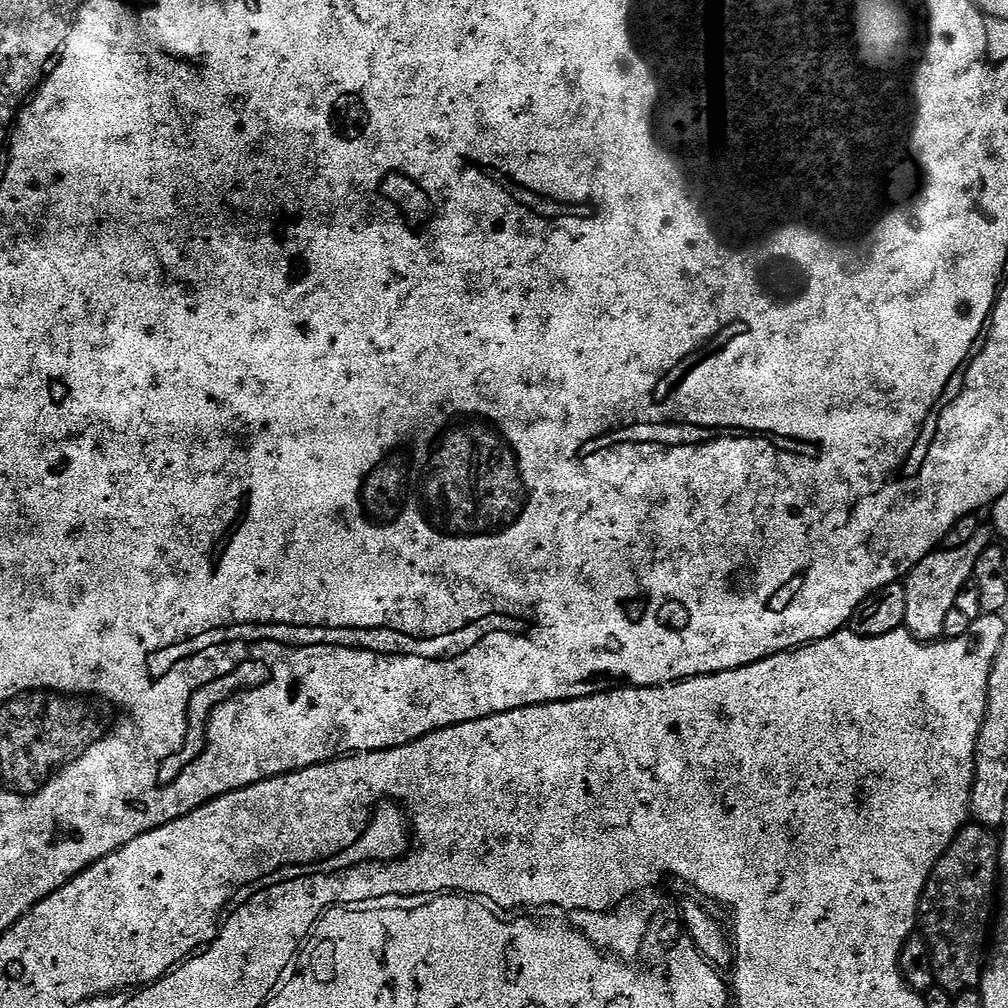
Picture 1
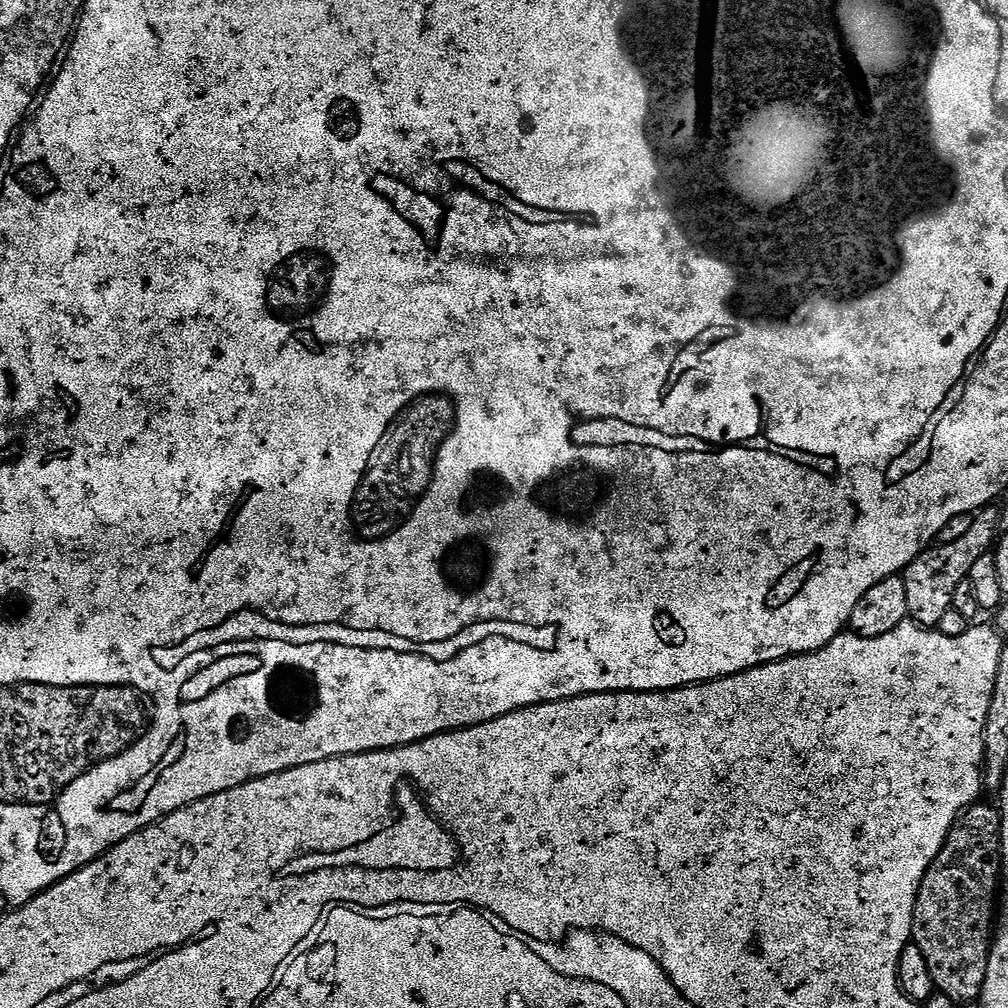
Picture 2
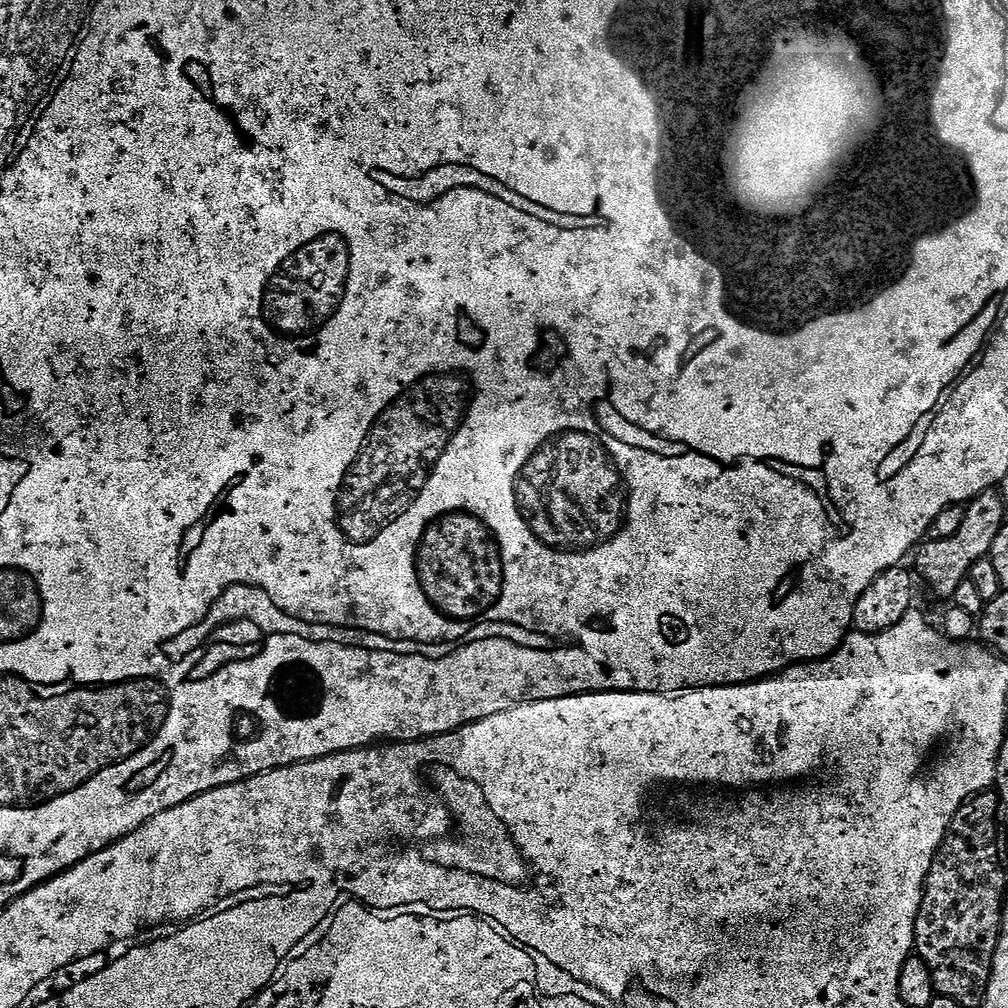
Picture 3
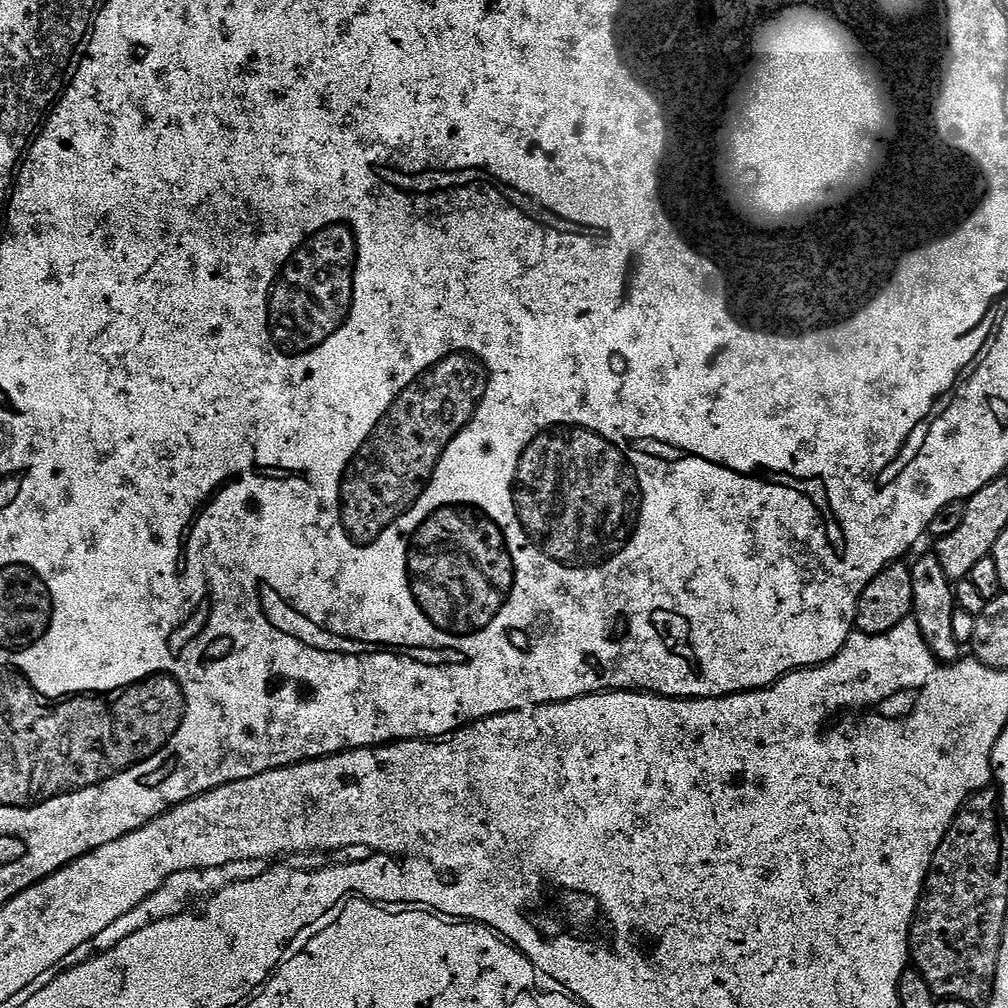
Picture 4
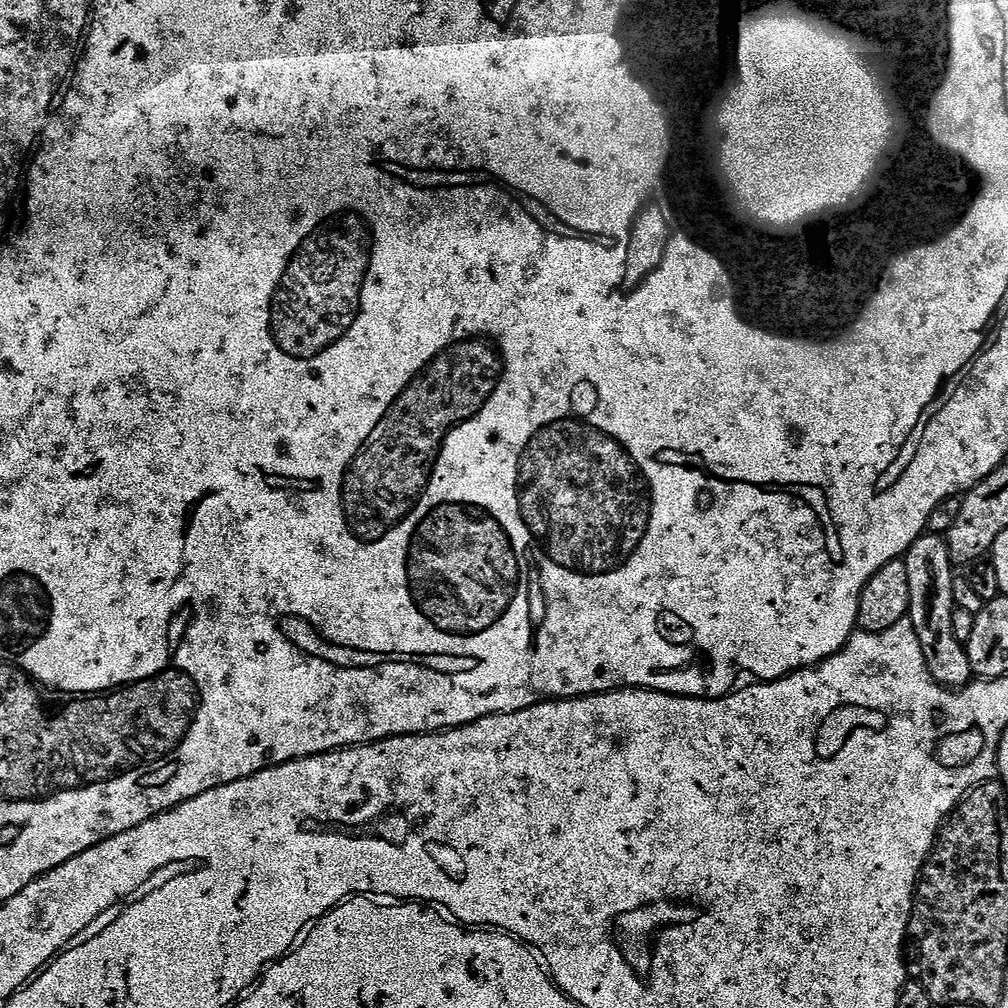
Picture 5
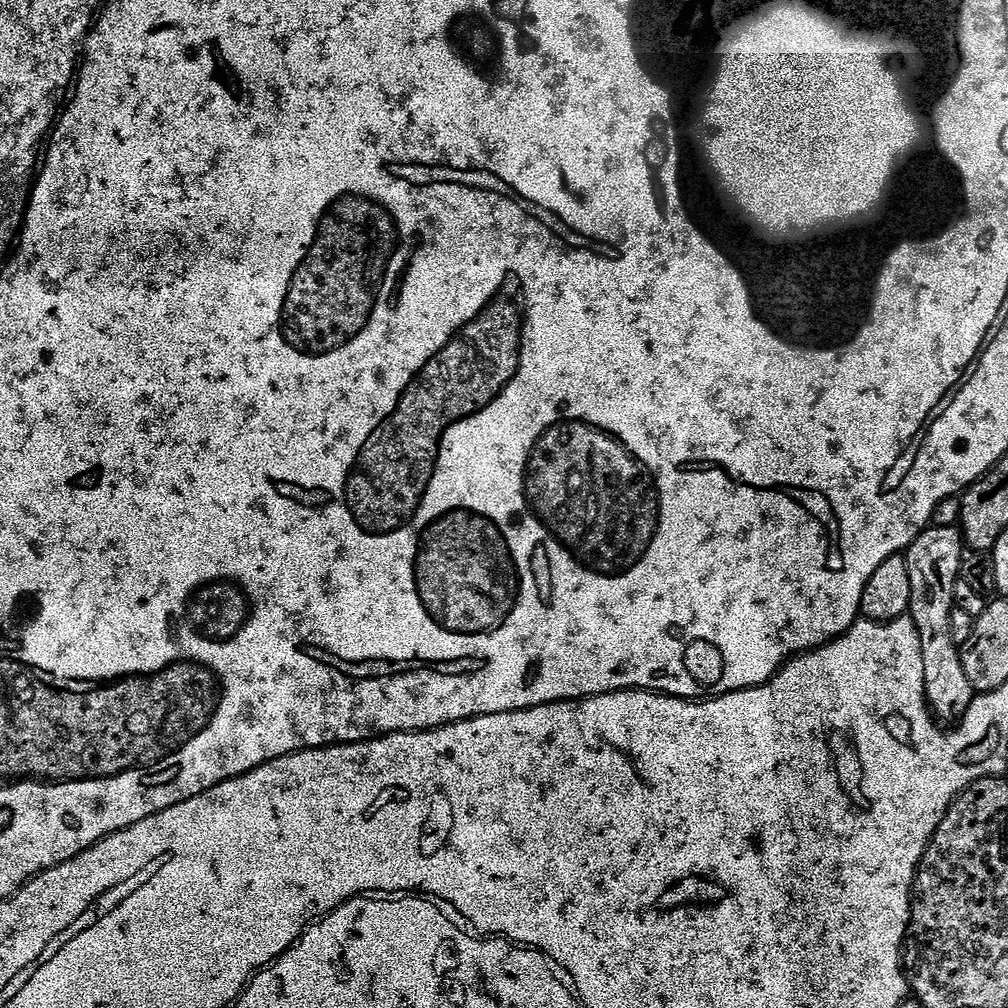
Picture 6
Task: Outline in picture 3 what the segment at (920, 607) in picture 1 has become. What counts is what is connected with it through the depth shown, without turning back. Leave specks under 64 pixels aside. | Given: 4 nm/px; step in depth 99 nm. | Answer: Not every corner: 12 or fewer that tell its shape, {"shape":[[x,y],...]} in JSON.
{"shape":[[991,488],[956,534],[919,545],[917,569],[934,595],[955,597],[1005,522]]}

